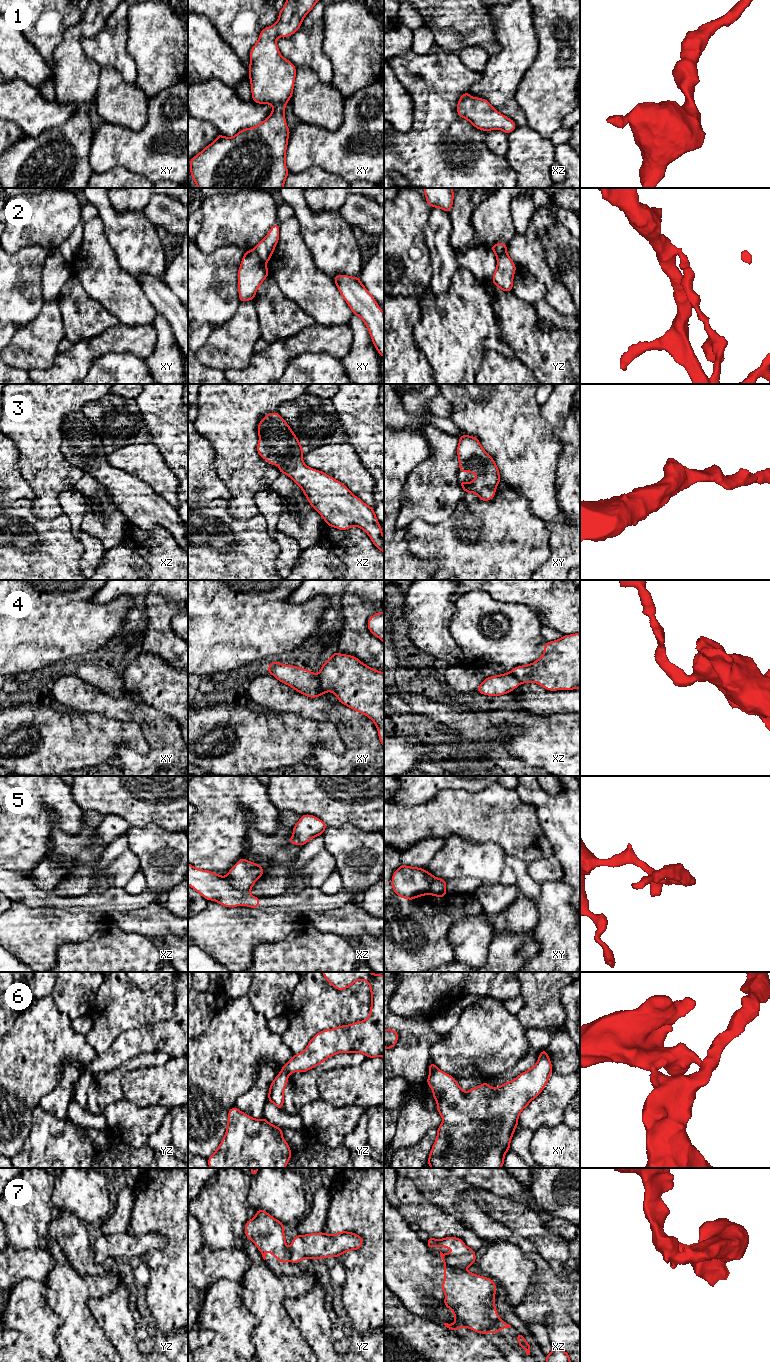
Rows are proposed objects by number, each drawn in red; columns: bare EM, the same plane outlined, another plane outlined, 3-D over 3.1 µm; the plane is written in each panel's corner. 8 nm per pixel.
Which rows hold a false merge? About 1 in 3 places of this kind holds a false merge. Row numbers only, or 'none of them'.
2, 4, 6, 7

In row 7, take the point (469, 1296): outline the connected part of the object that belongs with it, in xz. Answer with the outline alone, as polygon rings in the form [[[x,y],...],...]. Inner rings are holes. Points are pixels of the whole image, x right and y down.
[[[447,1264],[443,1266],[443,1270],[445,1272],[444,1283],[440,1288],[446,1296],[444,1305],[448,1307],[455,1316],[455,1323],[444,1323],[445,1327],[453,1331],[457,1331],[460,1327],[467,1327],[482,1334],[499,1334],[502,1328],[511,1328],[508,1323],[500,1319],[496,1311],[494,1297],[497,1285],[491,1278],[473,1274],[466,1270],[455,1269]]]

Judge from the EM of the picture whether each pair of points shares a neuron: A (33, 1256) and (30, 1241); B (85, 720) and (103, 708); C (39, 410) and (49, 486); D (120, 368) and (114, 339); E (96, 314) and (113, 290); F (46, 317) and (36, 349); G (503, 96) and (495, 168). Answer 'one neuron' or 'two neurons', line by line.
A: two neurons
B: two neurons
C: one neuron
D: two neurons
E: two neurons
F: one neuron
G: two neurons

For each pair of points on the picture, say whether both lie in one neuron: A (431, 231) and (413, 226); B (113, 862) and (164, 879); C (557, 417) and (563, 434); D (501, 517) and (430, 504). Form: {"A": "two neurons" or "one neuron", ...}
{"A": "two neurons", "B": "two neurons", "C": "two neurons", "D": "two neurons"}

